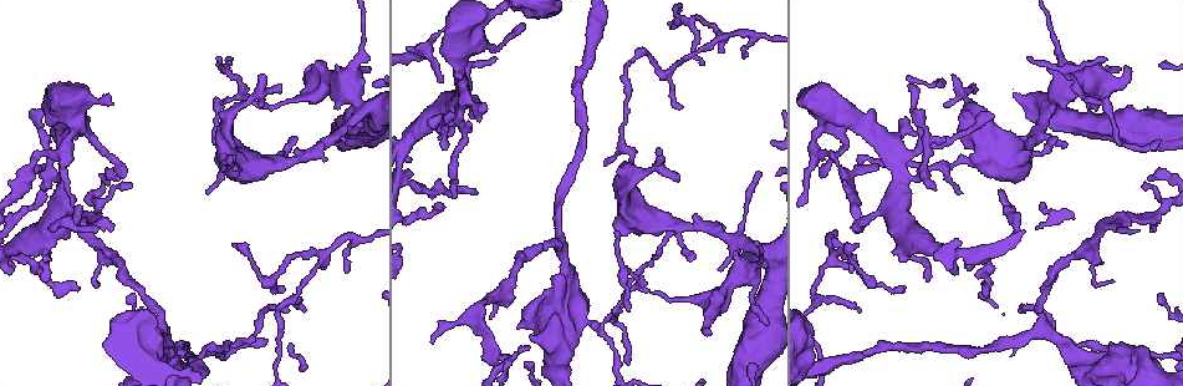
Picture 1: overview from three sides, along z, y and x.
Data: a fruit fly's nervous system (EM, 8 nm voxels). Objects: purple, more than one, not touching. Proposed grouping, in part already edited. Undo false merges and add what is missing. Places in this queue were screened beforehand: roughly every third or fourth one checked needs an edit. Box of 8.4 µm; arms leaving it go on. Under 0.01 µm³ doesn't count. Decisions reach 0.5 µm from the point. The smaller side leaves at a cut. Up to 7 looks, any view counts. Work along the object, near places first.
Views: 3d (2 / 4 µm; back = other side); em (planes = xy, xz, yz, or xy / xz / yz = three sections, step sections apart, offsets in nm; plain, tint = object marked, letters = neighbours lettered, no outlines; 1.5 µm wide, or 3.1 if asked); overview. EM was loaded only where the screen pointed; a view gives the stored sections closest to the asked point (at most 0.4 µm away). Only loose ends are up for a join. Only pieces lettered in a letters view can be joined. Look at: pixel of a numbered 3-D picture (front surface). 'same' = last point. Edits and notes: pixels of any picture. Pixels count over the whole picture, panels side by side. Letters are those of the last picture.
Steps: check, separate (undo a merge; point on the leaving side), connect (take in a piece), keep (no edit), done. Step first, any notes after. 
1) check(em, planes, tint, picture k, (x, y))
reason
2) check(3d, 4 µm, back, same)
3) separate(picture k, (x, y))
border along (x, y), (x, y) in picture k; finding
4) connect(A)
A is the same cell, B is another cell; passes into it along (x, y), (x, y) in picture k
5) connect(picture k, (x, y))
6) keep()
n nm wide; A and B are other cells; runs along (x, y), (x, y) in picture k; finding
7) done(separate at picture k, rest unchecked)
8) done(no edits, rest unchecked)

check(3d, 2 µm, picture 1, (41, 194))
tapers out

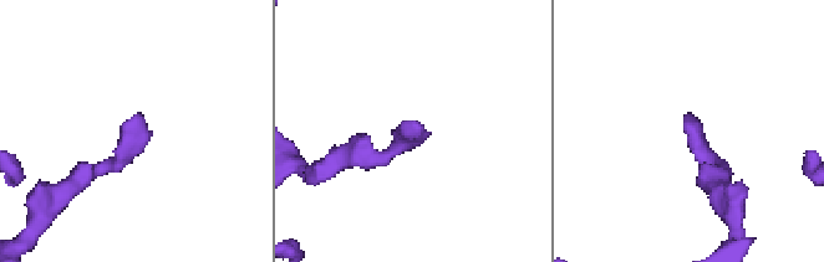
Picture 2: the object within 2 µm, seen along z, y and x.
check(em, planes, letters, picture 2, (131, 118))

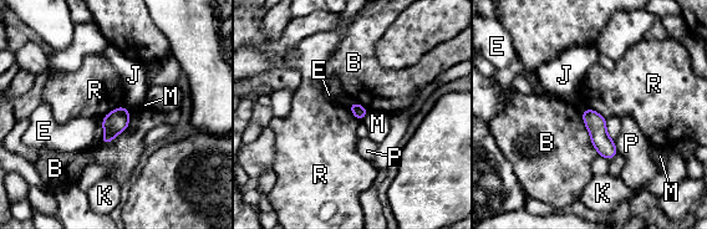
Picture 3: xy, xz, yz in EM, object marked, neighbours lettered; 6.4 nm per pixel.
keep()
B, E, J, K, M, P and R are other cells; border along (122, 105), (110, 111), (101, 120) in picture 3; none of them fits

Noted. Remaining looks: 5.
check(em, planes, letters, picture 1, (453, 115))
thin end

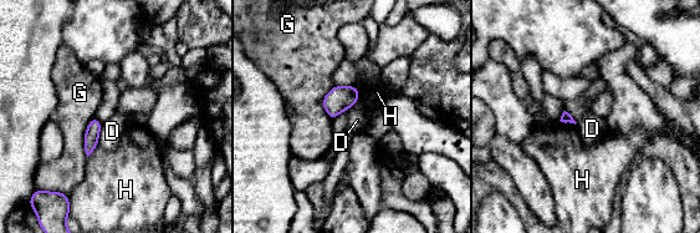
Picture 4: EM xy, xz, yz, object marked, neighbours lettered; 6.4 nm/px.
keep()
D, G and H are other cells; border along (560, 120), (575, 125) in picture 4; no lettered piece goes on from it

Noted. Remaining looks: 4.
check(em, planes, letters, picture 1, (258, 103))
free end

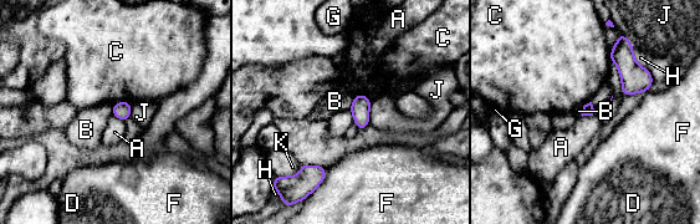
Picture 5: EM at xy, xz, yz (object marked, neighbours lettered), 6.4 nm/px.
keep()
A, B, C, D, F, G, H, J and K are other cells; border along (354, 96), (348, 108) in picture 5; none of them fits

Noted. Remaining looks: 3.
done(no edits, rest unchecked)

